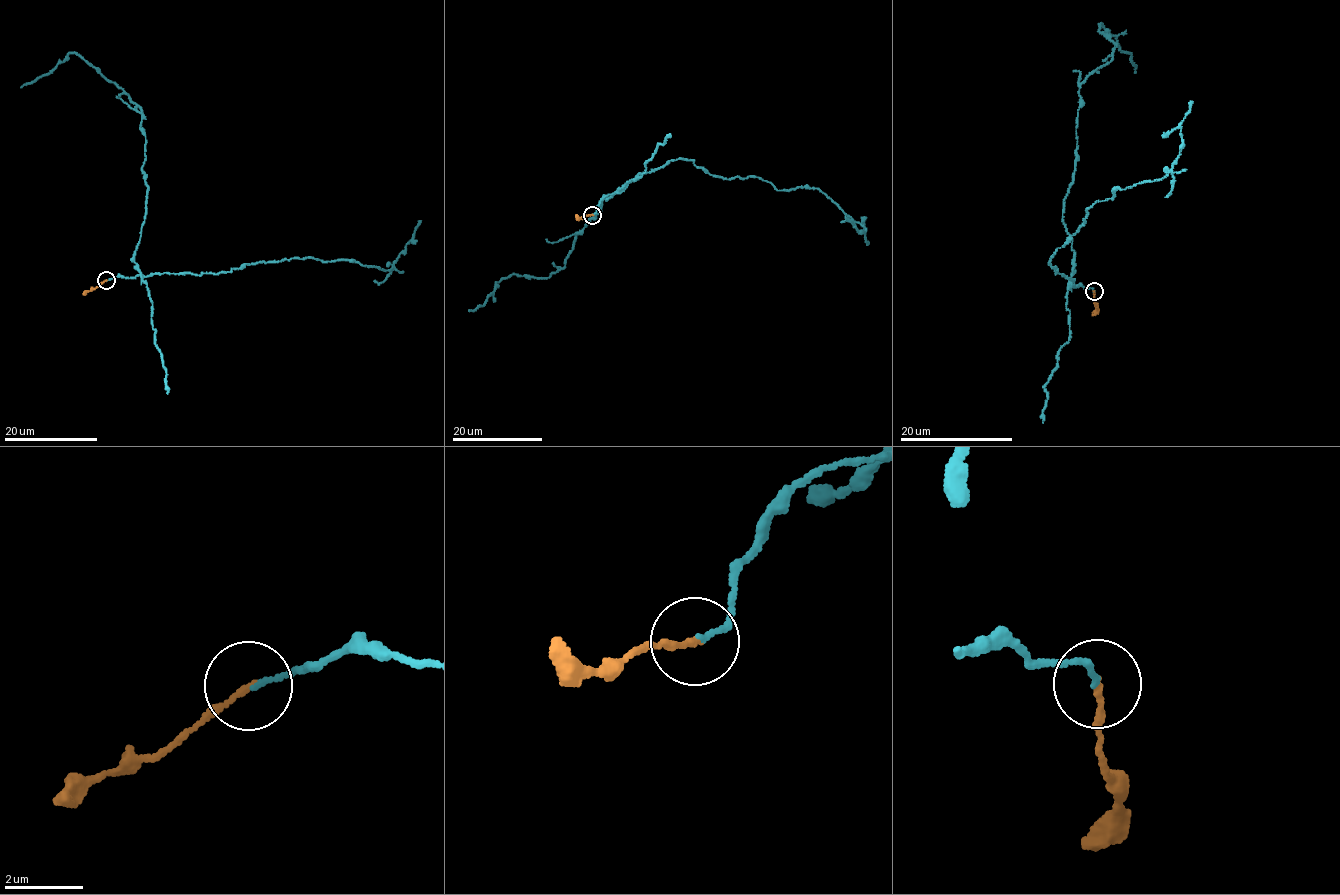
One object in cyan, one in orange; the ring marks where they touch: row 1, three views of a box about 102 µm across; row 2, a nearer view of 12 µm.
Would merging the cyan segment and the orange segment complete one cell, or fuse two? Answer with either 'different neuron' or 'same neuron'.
different neuron

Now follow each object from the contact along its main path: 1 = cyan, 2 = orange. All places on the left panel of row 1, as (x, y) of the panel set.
1: (106, 280), (118, 276), (218, 274), (248, 264), (313, 257), (355, 261), (388, 270), (421, 221)
2: (106, 280), (83, 294)

